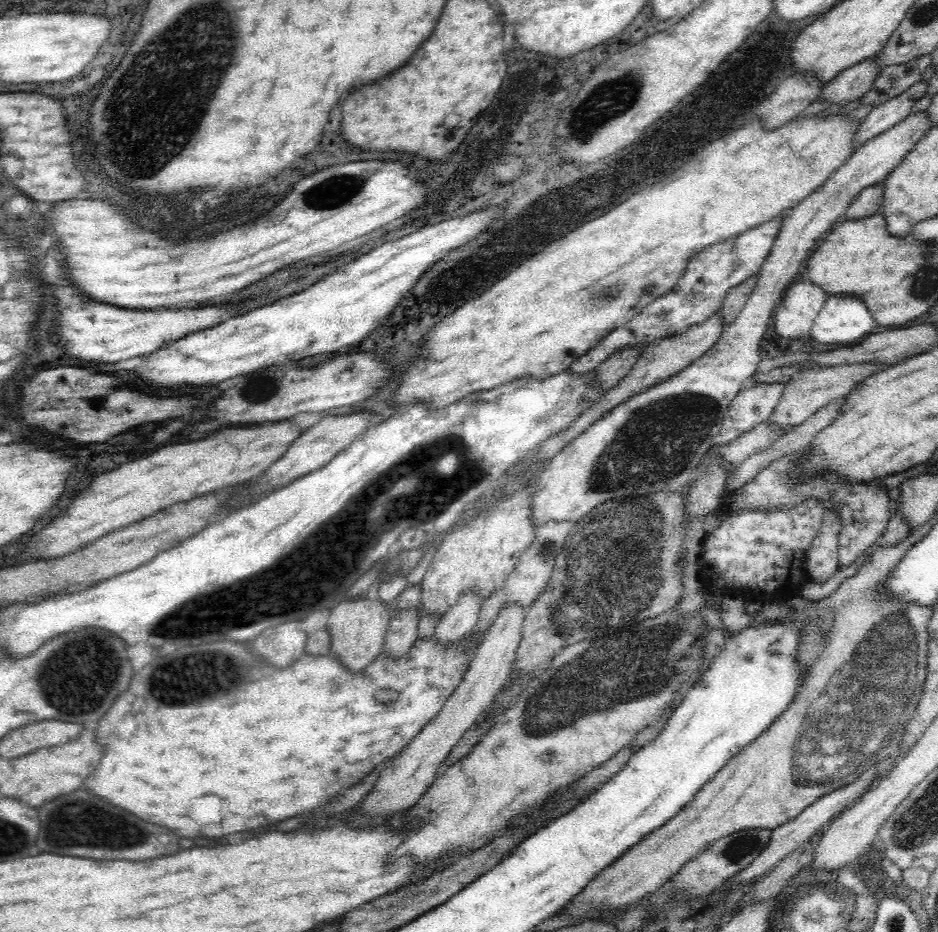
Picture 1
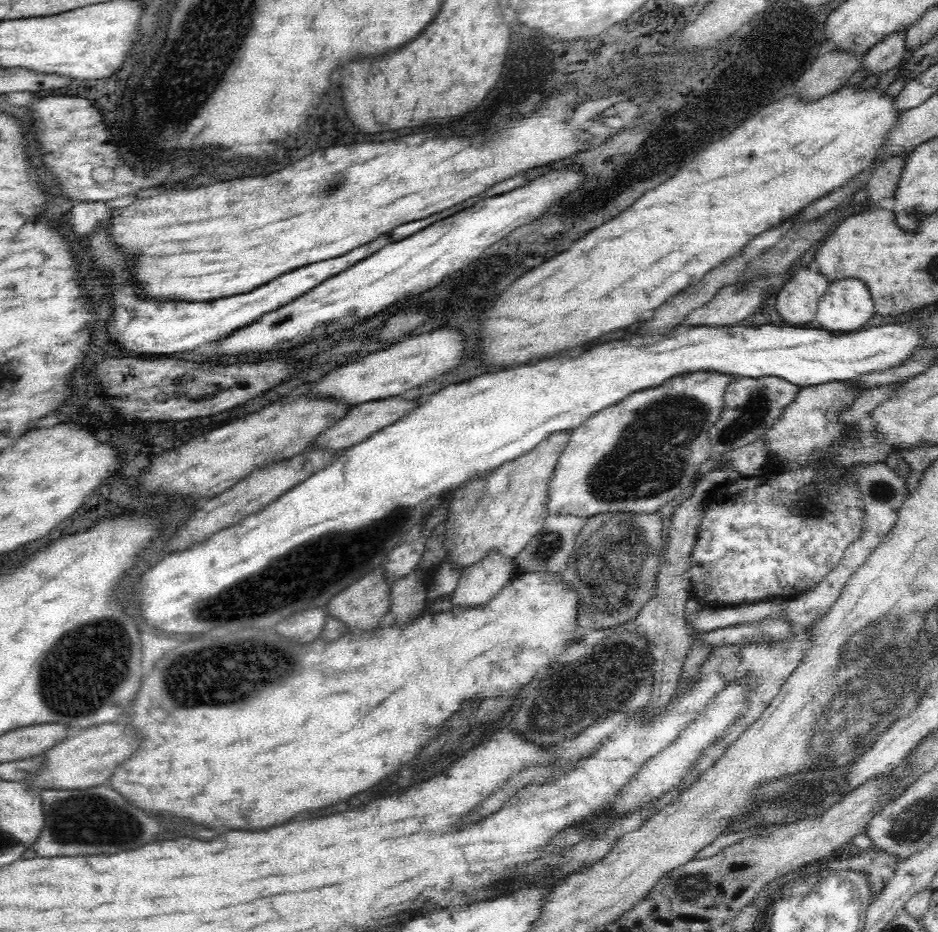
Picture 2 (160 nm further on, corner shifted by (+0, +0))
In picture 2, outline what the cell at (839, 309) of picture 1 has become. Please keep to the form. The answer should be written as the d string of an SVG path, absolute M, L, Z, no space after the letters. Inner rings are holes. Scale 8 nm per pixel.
M842 278L832 282L820 297L815 320L829 332L855 332L875 318L872 314L874 304L868 288L856 278Z

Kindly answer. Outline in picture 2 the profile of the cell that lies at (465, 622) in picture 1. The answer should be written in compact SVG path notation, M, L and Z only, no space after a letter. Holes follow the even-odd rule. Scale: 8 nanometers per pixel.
M490 552L464 569L451 596L453 608L479 608L490 602L511 578L513 560L503 553Z

